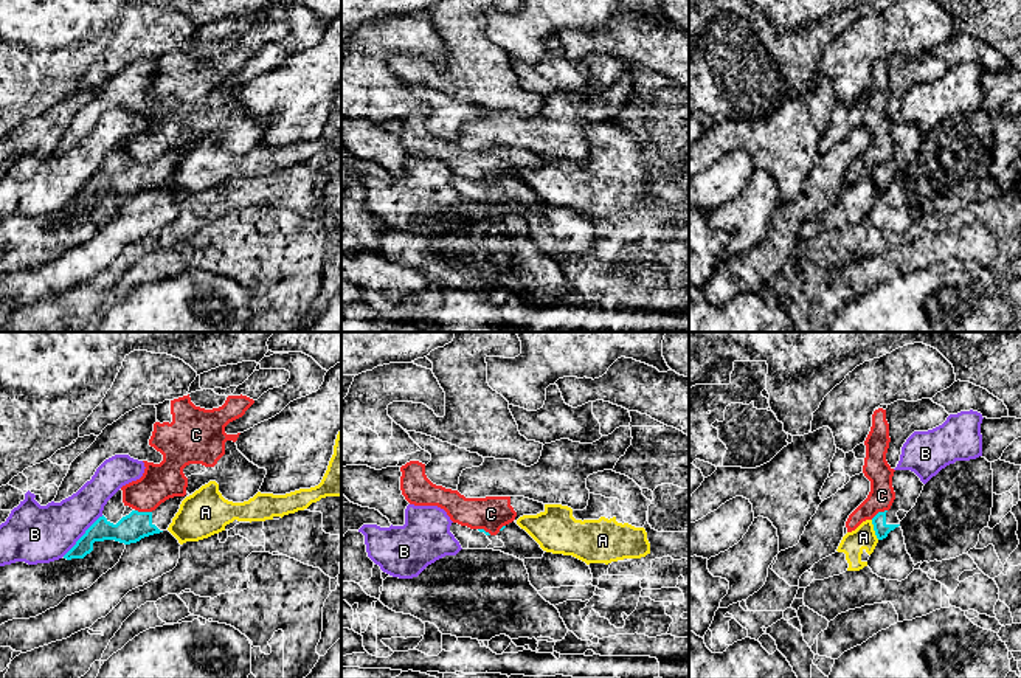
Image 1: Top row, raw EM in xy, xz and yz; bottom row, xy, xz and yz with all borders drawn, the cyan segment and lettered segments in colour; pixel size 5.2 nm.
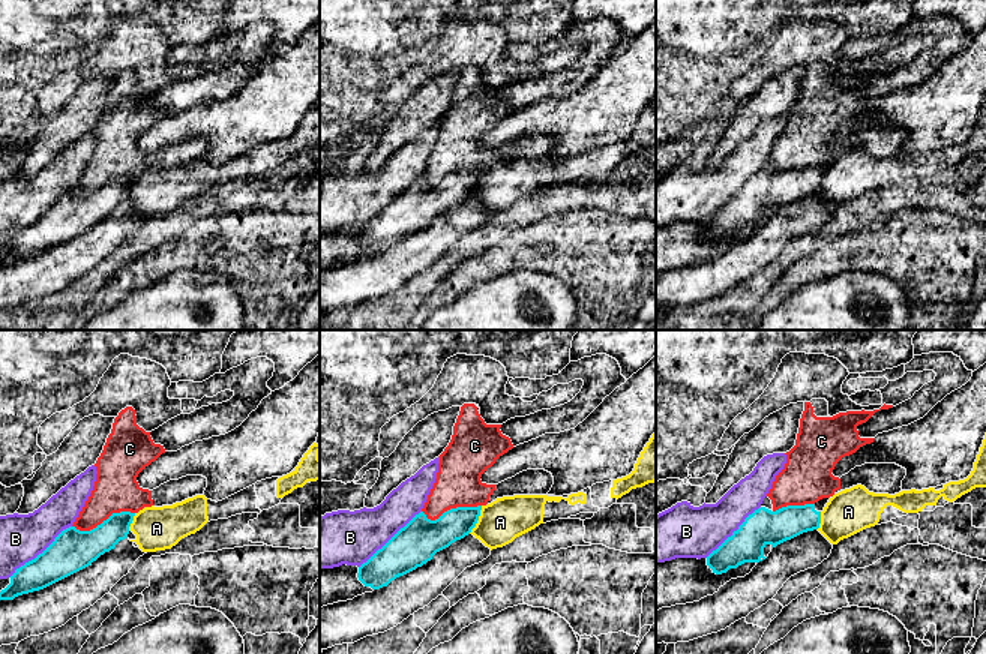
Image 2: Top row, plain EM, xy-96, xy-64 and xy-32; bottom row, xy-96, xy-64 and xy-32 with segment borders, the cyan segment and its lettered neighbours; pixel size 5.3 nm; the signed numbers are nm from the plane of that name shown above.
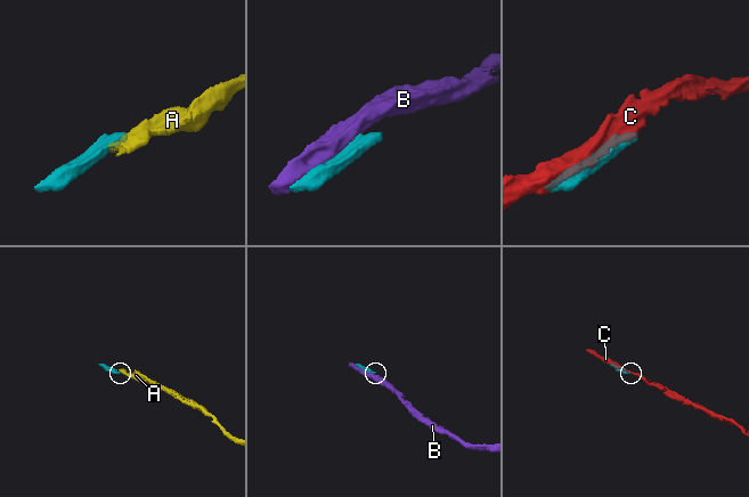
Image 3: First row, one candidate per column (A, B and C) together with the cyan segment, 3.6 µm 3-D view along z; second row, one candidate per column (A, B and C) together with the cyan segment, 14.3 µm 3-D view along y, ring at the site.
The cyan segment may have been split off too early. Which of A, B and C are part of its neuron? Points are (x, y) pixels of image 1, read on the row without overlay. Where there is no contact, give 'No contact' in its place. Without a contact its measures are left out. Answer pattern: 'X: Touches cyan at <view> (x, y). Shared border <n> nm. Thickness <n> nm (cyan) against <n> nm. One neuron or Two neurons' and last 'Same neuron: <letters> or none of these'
A: Touches cyan at yz (874, 182). Shared border 110 nm. Thickness 80 nm (cyan) against 120 nm. Two neurons
B: Touches cyan at xy (83, 188). Shared border 300 nm. Thickness 140 nm (cyan) against 300 nm. Two neurons
C: Touches cyan at xy (143, 165). Shared border 90 nm. Thickness 150 nm (cyan) against 190 nm. Two neurons
Same neuron: none of these

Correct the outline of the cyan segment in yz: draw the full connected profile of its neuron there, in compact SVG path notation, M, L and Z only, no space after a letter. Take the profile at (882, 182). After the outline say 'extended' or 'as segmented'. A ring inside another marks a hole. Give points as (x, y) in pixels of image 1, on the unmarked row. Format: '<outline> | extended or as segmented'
M895 123L892 129L892 140L895 152L889 163L878 164L872 171L874 183L878 192L888 189L891 183L900 178L900 174L915 158L917 150L923 143L923 135L911 123Z | extended

